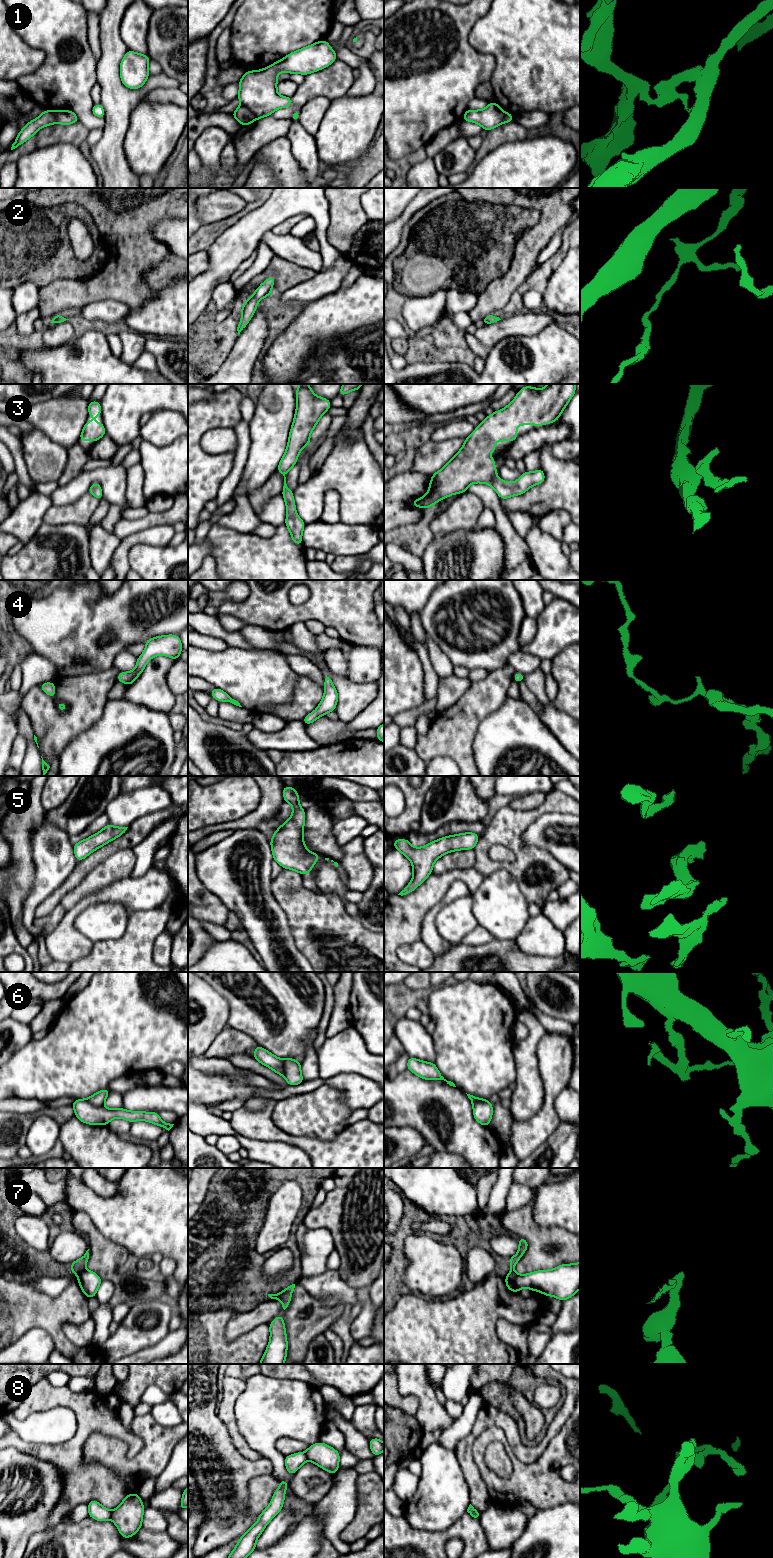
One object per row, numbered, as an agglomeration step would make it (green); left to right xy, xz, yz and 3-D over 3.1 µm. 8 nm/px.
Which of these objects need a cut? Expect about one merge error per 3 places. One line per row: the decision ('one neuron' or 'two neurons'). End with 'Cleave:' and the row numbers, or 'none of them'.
1: two neurons
2: one neuron
3: one neuron
4: one neuron
5: one neuron
6: two neurons
7: two neurons
8: two neurons
Cleave: 1, 6, 7, 8

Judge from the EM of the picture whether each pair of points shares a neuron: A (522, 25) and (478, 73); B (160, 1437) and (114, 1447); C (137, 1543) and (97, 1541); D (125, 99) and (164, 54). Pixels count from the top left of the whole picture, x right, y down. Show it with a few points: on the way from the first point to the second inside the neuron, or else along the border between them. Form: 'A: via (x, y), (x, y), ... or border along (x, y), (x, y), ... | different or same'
A: border along (472, 45), (494, 57), (491, 79) | different
B: via (150, 1449), (137, 1462), (127, 1462), (124, 1459) | same
C: border along (120, 1536), (122, 1547) | different
D: border along (162, 72), (177, 81) | different

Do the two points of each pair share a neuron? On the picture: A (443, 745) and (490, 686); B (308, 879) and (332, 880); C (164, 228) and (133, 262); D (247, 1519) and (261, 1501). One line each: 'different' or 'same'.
A: same
B: same
C: different
D: different

